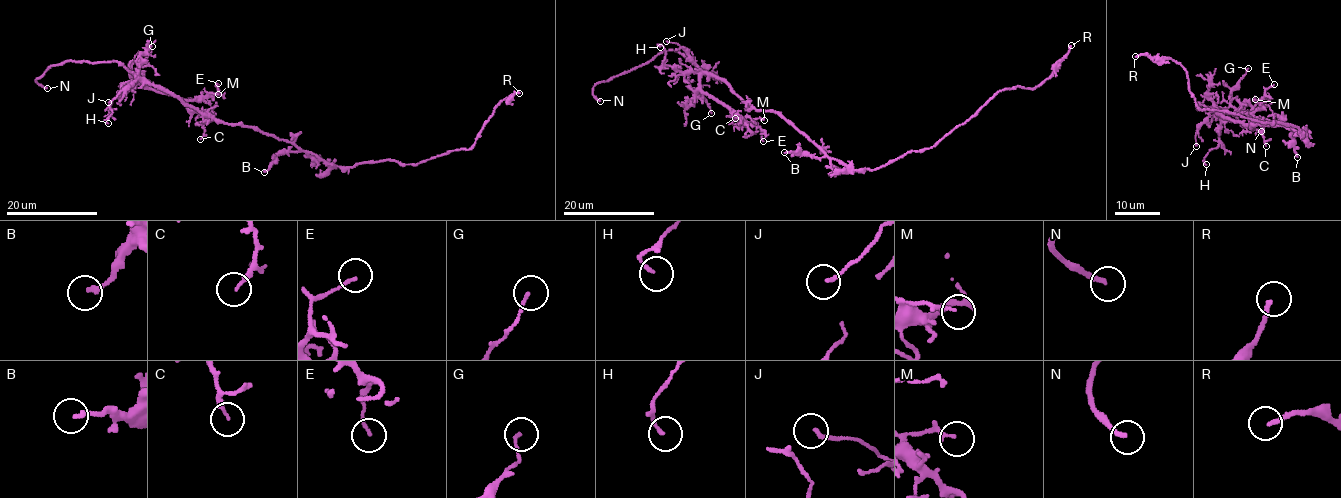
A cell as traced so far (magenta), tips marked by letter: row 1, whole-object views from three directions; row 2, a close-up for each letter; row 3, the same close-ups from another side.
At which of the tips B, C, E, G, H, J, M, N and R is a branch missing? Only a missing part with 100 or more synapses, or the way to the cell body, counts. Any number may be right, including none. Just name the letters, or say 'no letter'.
N

